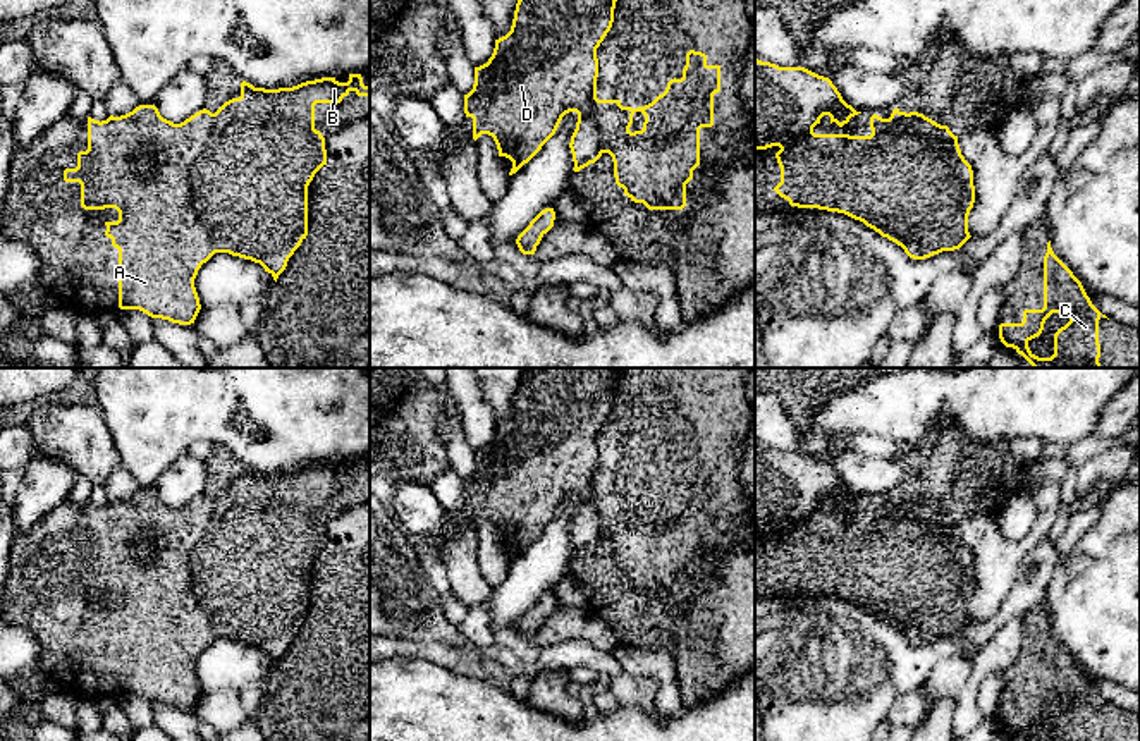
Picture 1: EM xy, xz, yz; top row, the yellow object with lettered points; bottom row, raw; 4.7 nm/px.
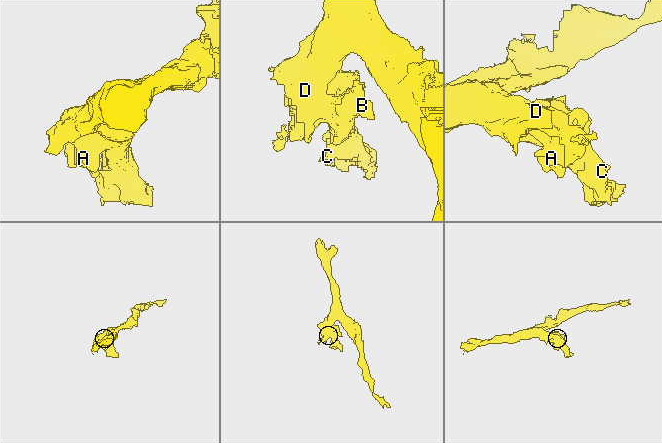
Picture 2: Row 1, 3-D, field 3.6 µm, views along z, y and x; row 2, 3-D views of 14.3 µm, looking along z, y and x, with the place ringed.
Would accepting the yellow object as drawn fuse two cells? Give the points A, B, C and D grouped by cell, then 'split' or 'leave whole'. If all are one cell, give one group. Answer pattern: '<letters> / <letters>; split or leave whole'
A D / B C; split

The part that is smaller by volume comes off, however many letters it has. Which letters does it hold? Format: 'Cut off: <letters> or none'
Cut off: B, C

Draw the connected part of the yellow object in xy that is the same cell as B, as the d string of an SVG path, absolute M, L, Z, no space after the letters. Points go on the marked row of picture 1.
M349 74L347 83L322 77L279 89L242 81L241 96L213 113L205 150L191 160L186 186L191 187L191 218L215 253L260 263L277 282L308 236L308 186L327 165L325 138L315 129L315 105L340 103L351 91L370 96L361 74Z

